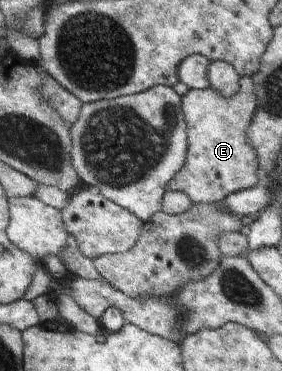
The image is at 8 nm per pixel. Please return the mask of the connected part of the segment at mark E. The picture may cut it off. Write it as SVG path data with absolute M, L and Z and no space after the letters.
M241 77L238 93L231 98L225 98L212 88L189 90L181 98L182 111L187 123L187 158L184 167L167 183L167 191L182 192L195 204L214 204L234 192L260 185L258 156L252 144L249 144L247 136L247 127L258 107L254 80L251 77Z

